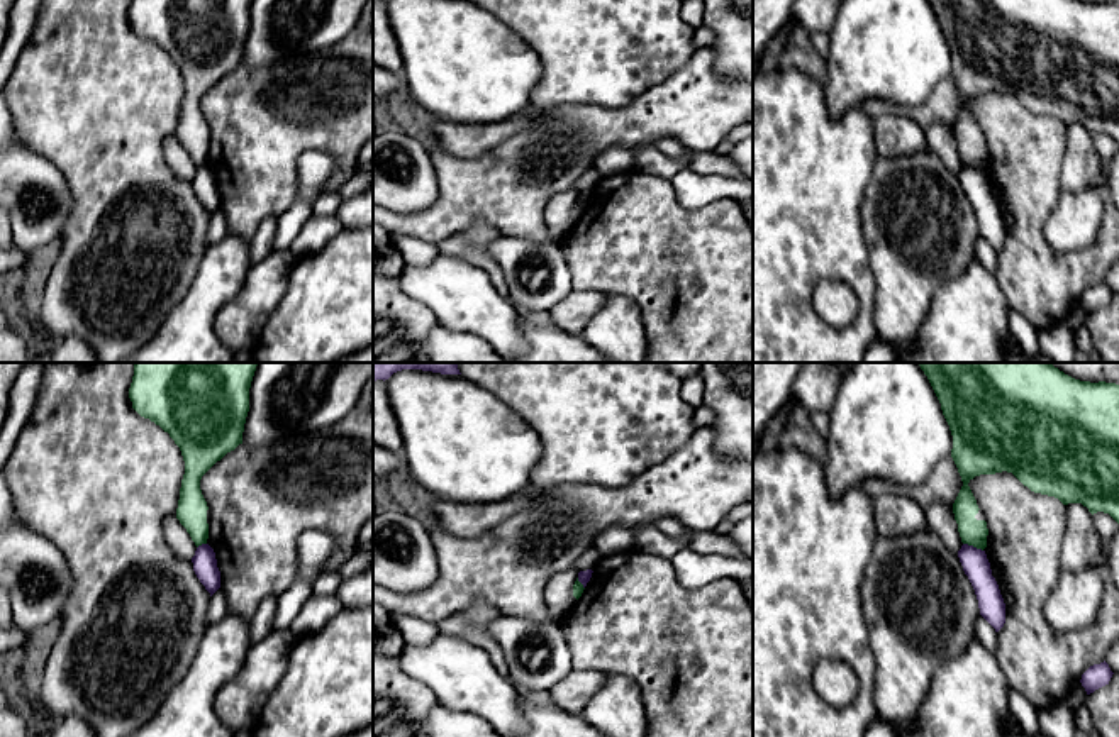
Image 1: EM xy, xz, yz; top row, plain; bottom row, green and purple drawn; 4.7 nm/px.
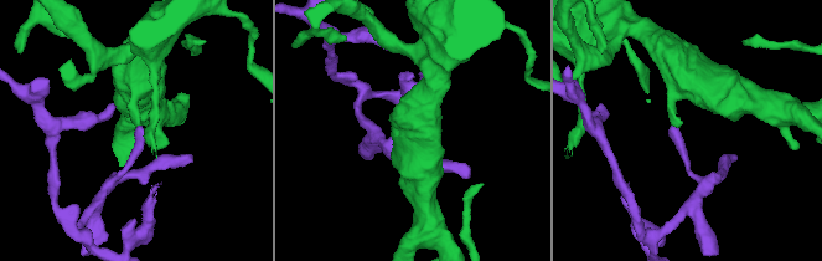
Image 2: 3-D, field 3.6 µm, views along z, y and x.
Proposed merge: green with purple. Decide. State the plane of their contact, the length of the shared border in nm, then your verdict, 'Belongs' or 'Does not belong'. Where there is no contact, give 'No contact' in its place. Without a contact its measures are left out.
Touches green in yz. Shared border 100 nm. Does not belong

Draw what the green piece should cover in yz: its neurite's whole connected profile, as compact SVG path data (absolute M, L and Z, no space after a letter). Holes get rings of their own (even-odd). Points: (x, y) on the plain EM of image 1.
M929 0L929 3L941 24L943 36L949 46L953 56L951 78L963 102L963 107L953 124L953 134L963 164L983 171L987 168L988 156L987 142L975 139L980 129L968 103L975 97L995 95L1002 91L1012 93L1024 107L1027 107L1034 114L1055 117L1063 125L1082 124L1088 129L1092 136L1097 132L1104 132L1119 144L1119 5L1105 2L1090 3L1080 0Z

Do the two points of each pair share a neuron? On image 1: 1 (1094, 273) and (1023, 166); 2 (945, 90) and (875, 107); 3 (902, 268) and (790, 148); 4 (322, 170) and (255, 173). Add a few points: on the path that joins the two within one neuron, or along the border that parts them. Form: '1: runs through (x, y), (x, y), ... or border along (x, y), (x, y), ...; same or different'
1: runs through (1060, 270), (1028, 238), (1028, 200); same
2: runs through (929, 107), (926, 110), (892, 109); same
3: border along (867, 187), (862, 204), (862, 234), (870, 265); different
4: border along (328, 153), (299, 158), (299, 195), (287, 209); different

